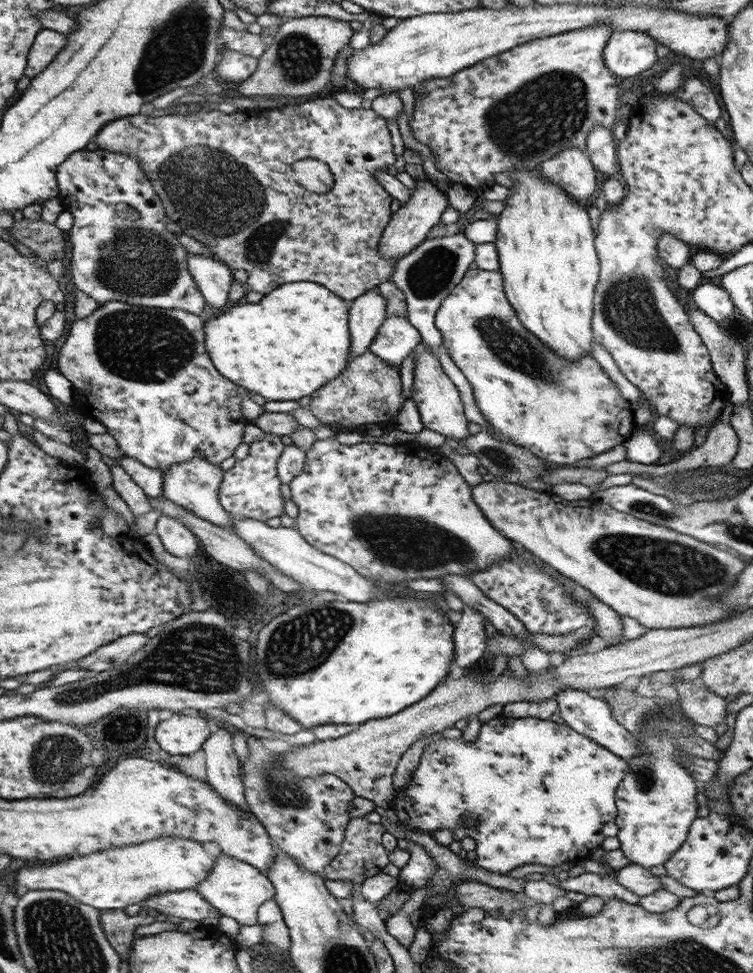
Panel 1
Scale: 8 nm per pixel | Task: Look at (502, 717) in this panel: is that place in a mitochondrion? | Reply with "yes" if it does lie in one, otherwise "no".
no

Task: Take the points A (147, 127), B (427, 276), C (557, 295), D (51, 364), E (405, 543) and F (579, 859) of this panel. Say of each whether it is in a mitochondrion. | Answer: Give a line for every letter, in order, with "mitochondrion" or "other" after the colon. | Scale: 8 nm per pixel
A: other
B: mitochondrion
C: other
D: other
E: mitochondrion
F: other

